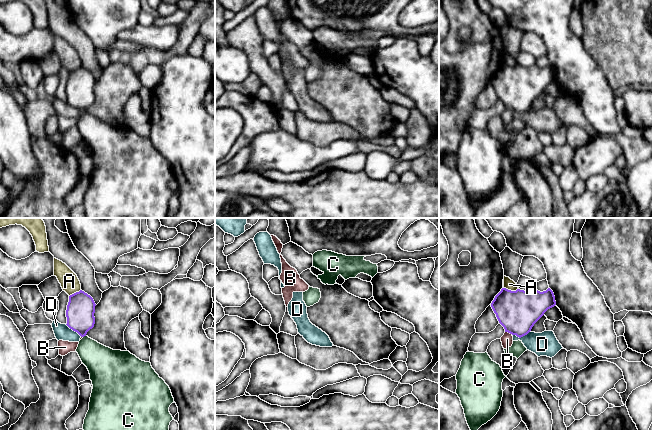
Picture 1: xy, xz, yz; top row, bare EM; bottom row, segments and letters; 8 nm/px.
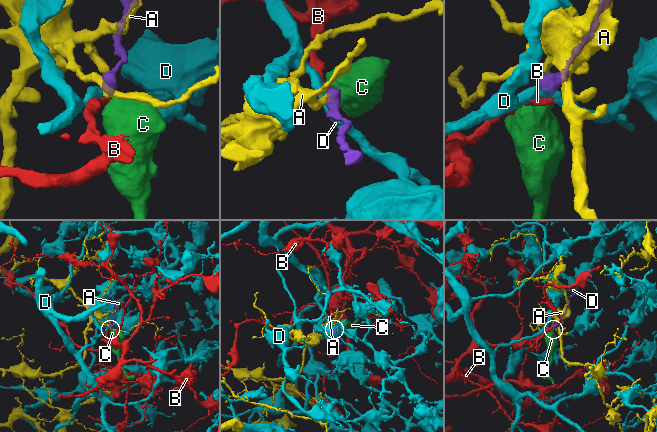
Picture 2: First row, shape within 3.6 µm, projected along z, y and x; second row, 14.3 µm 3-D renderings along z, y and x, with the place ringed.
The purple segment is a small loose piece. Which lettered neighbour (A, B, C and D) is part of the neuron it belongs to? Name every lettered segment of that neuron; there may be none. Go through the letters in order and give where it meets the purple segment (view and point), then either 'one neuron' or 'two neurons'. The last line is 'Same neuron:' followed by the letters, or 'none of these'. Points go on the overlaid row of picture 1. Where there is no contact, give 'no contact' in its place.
A: yz (510, 290) | two neurons
B: yz (509, 332) | two neurons
C: xy (84, 335) | one neuron
D: yz (520, 337) | two neurons
Same neuron: C

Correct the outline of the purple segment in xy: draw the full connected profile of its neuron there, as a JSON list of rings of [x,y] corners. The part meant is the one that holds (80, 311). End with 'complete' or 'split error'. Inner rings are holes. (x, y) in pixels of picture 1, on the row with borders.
[[[80,290],[69,296],[66,310],[66,325],[82,337],[76,352],[87,367],[93,385],[83,430],[169,430],[170,422],[173,420],[169,407],[174,403],[174,398],[169,386],[155,372],[151,363],[140,360],[127,350],[113,350],[106,347],[86,335],[95,324],[95,306],[93,298]]] | split error

